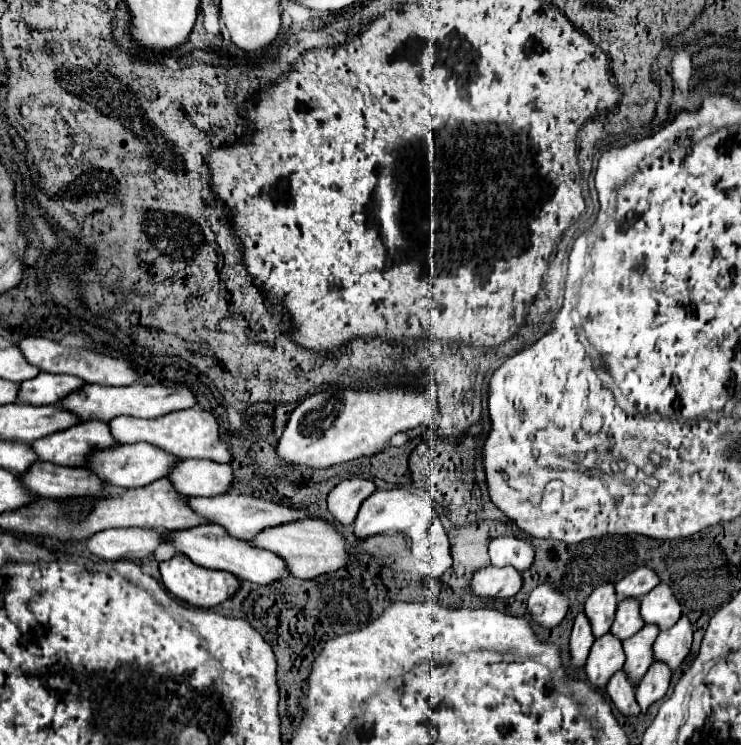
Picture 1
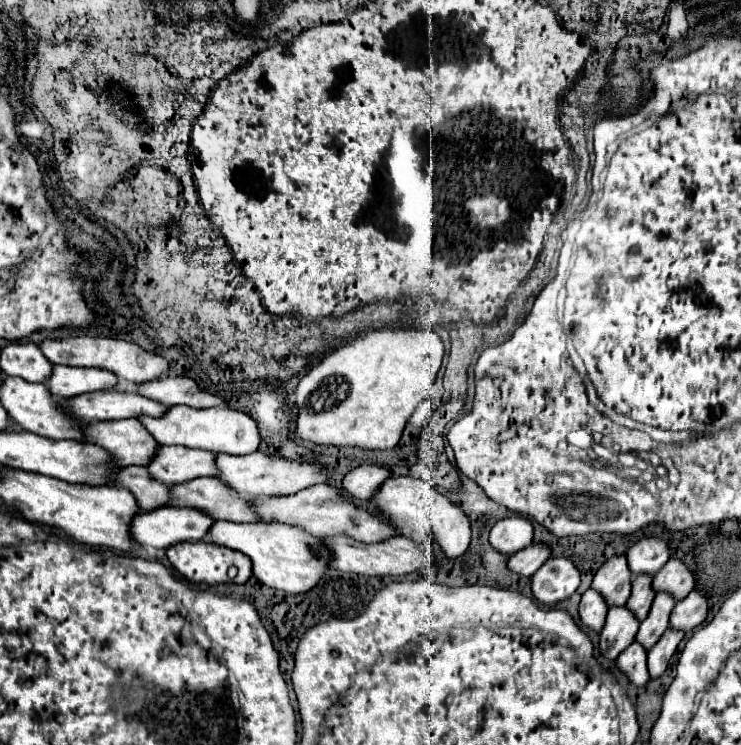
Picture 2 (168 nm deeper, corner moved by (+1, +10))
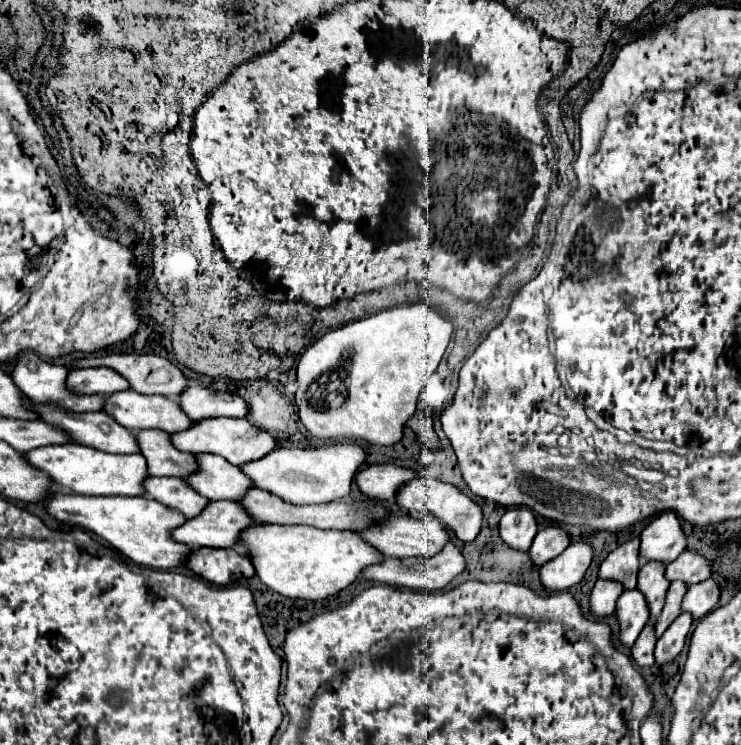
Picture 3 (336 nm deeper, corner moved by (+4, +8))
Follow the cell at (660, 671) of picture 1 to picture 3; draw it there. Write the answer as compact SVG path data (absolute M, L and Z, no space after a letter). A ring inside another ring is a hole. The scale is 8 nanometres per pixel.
M681 613L669 625L669 629L663 633L663 637L657 641L657 647L655 647L655 659L659 665L675 659L683 651L691 625L693 625L693 615L687 615L687 613Z

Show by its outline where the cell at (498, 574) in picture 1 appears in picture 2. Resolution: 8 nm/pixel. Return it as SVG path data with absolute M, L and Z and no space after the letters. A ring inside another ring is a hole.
M530 545L528 549L522 549L508 557L508 569L516 575L532 577L548 557L550 557L550 549L546 545Z

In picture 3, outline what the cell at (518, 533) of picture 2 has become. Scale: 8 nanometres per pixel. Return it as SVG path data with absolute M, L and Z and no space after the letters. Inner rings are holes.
M519 507L519 509L509 509L499 523L499 533L501 539L519 551L529 551L533 537L537 535L537 519L535 513L527 507Z

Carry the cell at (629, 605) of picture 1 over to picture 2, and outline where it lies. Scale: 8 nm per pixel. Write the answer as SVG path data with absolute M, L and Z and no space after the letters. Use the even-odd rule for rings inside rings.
M636 575L632 579L632 595L630 595L630 599L626 601L624 607L630 609L638 621L646 619L646 615L650 611L650 605L652 605L652 599L656 595L650 585L652 585L650 575Z

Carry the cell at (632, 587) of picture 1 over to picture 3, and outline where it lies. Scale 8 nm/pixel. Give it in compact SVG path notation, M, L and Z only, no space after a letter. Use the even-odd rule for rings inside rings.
M663 511L641 531L641 559L671 563L687 549L681 521L673 511Z

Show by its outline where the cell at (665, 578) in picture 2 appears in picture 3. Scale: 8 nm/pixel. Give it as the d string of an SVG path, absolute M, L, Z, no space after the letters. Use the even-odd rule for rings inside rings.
M685 551L675 561L667 563L665 575L669 581L681 579L687 585L695 585L711 577L711 563L707 563L705 555L699 555L697 551Z

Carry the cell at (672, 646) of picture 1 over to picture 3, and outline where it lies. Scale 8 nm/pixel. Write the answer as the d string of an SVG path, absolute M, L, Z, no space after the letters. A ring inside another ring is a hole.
M707 579L699 585L691 585L683 599L683 611L689 611L693 613L695 619L701 619L717 607L719 593L721 589L715 579Z

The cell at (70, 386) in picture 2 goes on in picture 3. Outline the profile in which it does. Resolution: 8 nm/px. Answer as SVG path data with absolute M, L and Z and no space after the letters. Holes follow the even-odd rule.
M89 367L89 369L73 369L69 371L67 377L67 387L75 393L119 393L119 391L127 391L129 383L125 377L121 377L117 371L109 369L109 367Z

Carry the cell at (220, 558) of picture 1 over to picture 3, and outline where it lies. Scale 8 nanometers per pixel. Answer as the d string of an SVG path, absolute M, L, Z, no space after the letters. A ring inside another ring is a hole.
M263 525L241 535L241 547L251 557L257 577L285 597L327 599L355 583L363 569L381 563L383 555L351 531L323 531L307 525Z

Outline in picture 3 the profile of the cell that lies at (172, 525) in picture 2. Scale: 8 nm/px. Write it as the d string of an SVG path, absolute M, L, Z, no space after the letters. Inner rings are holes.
M211 501L207 505L207 509L199 515L189 519L185 525L177 527L173 531L173 537L185 545L189 545L191 549L199 549L199 547L211 547L211 549L227 549L227 547L237 547L239 545L239 535L247 529L247 527L257 527L261 523L257 523L255 519L245 515L245 507L241 503L235 501Z

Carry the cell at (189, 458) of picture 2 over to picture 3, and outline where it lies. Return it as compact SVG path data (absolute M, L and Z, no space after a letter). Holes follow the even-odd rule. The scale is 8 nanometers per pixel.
M197 455L197 463L199 471L185 481L209 501L241 501L243 495L253 489L251 479L247 479L241 467L227 463L227 459L219 455Z

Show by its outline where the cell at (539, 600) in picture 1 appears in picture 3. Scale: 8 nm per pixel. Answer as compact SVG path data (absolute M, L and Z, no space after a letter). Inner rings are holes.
M571 543L559 557L541 567L541 583L549 591L565 591L577 585L593 561L589 543Z

